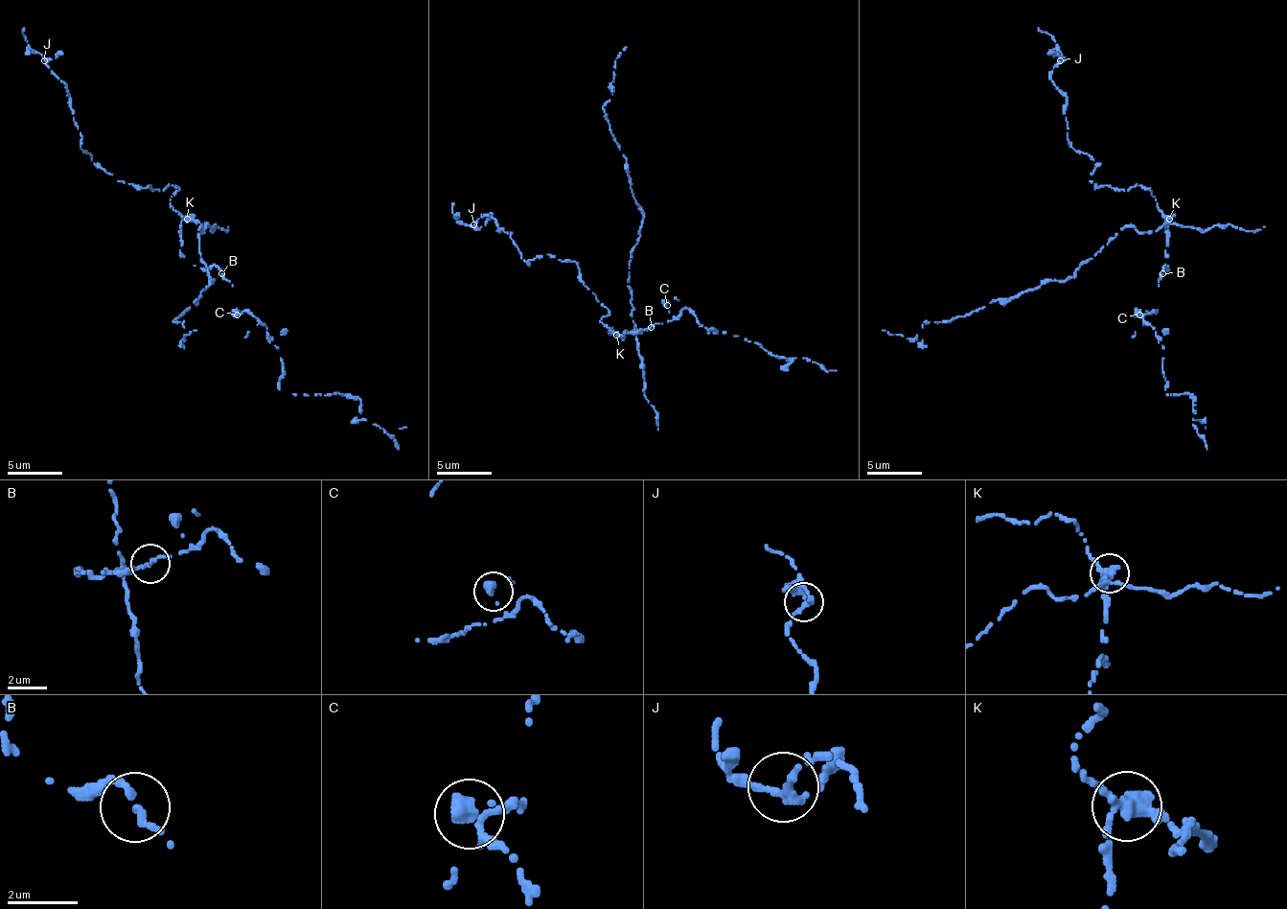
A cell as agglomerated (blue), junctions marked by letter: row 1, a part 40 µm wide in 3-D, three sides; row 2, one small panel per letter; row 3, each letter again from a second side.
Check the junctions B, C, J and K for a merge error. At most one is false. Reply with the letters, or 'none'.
K

